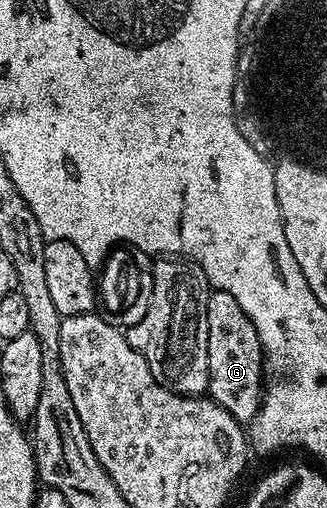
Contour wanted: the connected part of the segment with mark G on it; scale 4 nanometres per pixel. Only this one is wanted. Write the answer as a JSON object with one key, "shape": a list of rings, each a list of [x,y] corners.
{"shape":[[[210,290],[209,300],[206,305],[207,321],[207,361],[209,362],[209,387],[208,398],[219,404],[231,417],[235,417],[237,422],[248,425],[257,416],[257,410],[261,408],[261,397],[263,394],[263,382],[261,375],[265,371],[265,353],[261,350],[259,333],[255,329],[253,322],[239,309],[239,301],[231,297],[231,293],[226,291]]]}

